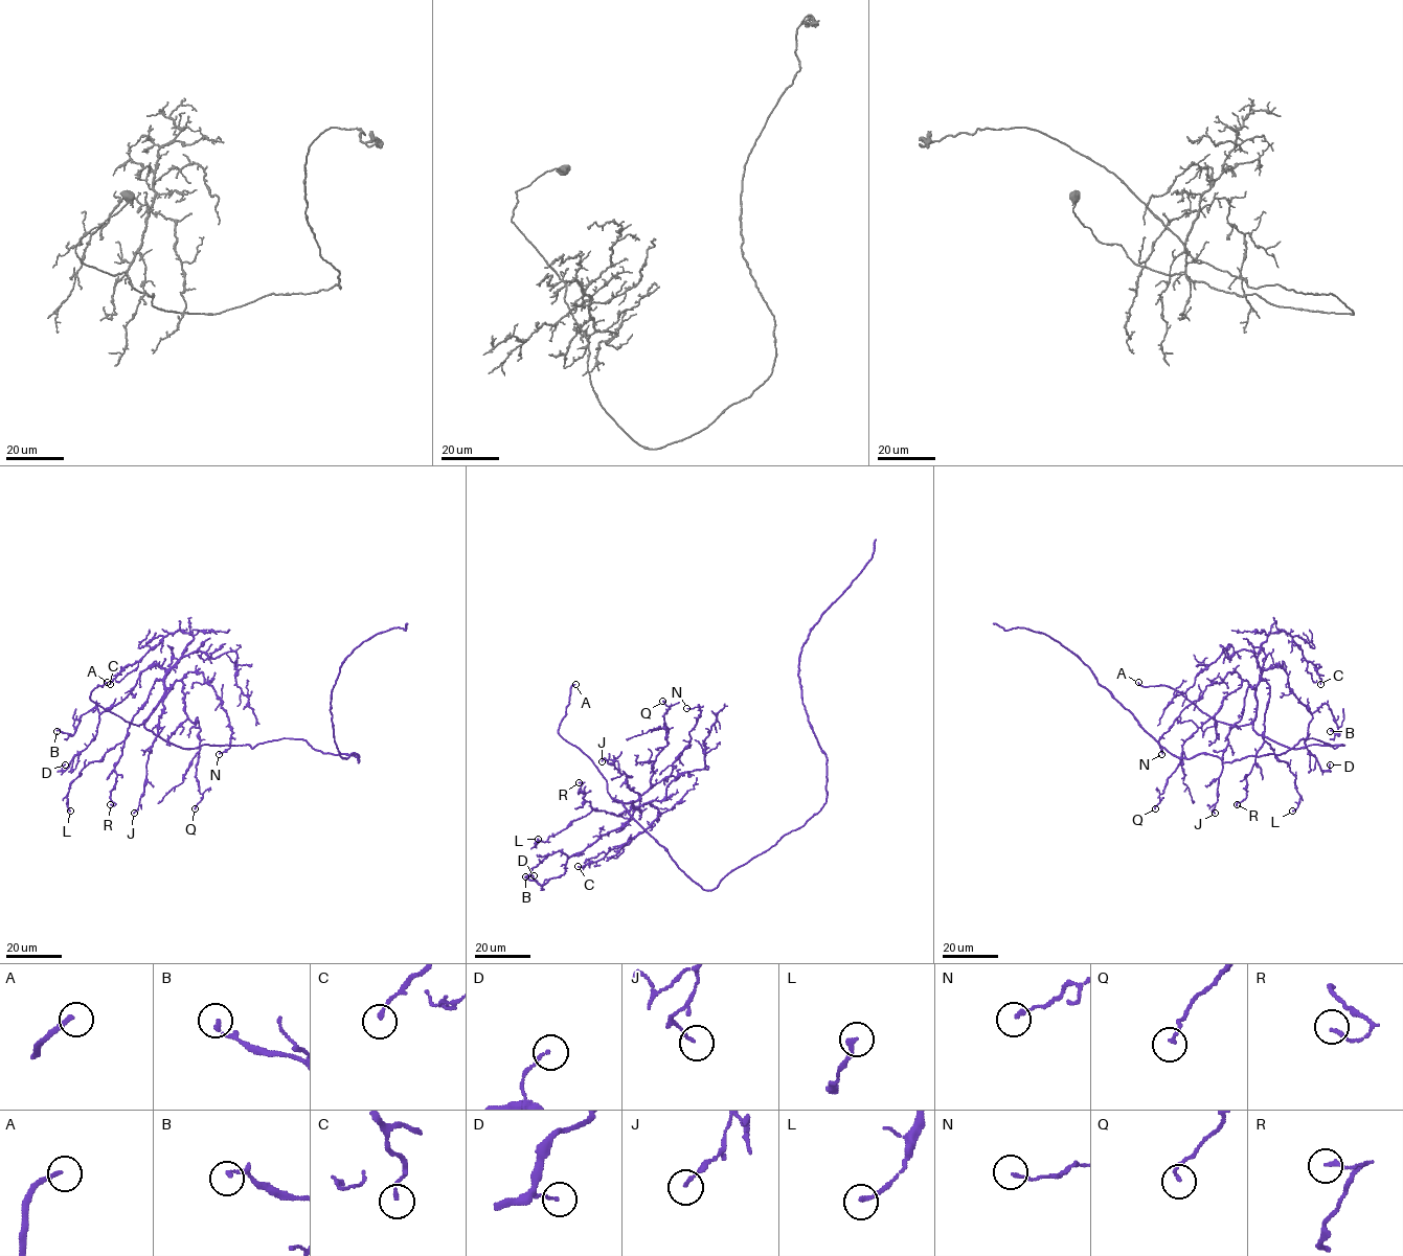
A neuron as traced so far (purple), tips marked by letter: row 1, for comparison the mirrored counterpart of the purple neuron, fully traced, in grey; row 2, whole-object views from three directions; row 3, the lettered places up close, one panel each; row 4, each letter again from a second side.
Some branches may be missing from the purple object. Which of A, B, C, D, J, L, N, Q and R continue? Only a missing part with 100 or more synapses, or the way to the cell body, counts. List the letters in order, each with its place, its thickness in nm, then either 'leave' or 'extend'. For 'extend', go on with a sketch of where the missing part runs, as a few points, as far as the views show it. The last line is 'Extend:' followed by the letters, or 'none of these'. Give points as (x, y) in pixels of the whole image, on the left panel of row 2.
A: (107, 682) | 180 nm | extend | (107, 682), (118, 659)
B: (57, 731) | 160 nm | leave
C: (110, 684) | 140 nm | leave
D: (65, 764) | 110 nm | leave
J: (134, 813) | 140 nm | leave
L: (70, 811) | 200 nm | leave
N: (219, 754) | 110 nm | leave
Q: (195, 808) | 120 nm | leave
R: (110, 804) | 160 nm | leave
Extend: A

